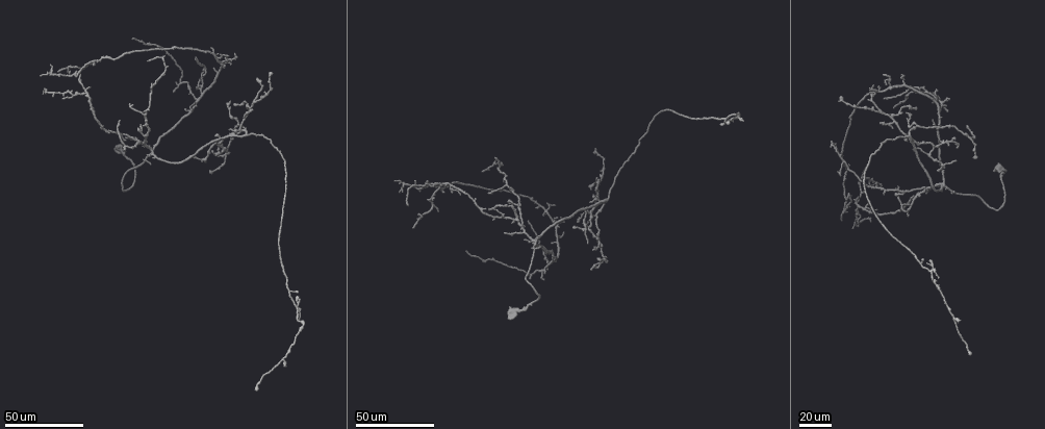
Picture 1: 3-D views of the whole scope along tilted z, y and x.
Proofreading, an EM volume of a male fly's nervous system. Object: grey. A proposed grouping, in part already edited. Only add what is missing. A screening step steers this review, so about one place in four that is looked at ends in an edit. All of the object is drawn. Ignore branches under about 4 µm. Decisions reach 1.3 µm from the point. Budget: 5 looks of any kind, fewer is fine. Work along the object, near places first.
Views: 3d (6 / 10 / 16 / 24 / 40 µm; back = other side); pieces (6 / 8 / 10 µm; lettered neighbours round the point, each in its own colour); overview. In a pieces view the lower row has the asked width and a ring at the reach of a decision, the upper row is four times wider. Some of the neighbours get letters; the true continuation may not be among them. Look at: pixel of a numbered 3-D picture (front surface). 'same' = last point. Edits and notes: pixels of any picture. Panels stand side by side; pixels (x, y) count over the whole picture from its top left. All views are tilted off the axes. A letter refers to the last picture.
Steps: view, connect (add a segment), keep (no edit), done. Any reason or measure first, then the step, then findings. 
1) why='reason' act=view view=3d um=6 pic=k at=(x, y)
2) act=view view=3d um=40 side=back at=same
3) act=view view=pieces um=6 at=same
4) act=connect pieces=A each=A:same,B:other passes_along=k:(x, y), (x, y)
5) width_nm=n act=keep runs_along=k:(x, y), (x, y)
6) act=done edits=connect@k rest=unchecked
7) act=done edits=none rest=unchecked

why='an open end' act=view view=3d um=40 pic=1 at=(529, 278)

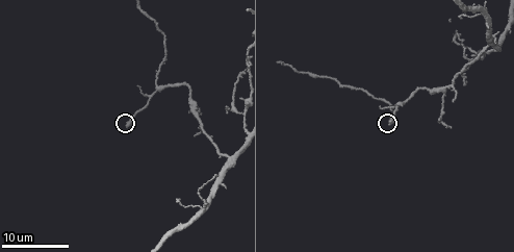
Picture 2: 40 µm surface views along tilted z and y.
act=view view=pieces um=6 pic=2 at=(126, 125)

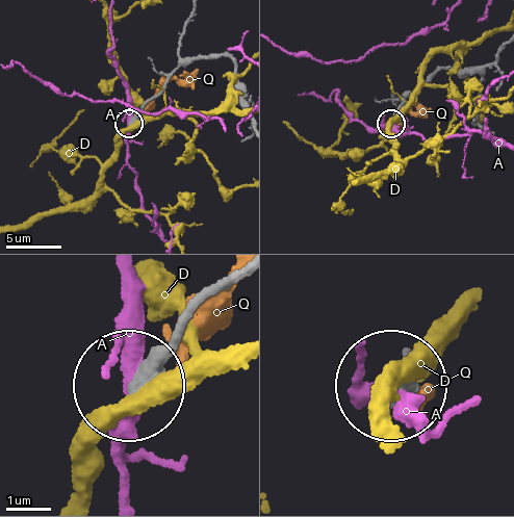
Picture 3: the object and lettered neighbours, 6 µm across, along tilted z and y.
act=keep each=A:other,D:other,Q:other found='no lettered segment goes on from it'

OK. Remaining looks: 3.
why='branch stops here' act=view view=3d um=40 pic=1 at=(596, 177)

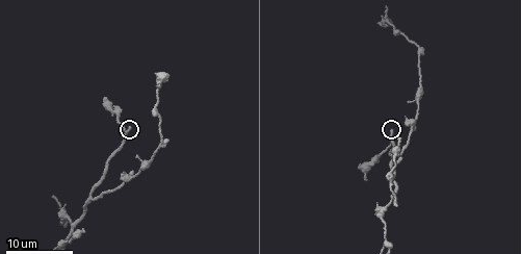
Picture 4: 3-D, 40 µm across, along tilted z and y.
act=view view=pieces um=10 pic=4 at=(389, 132)

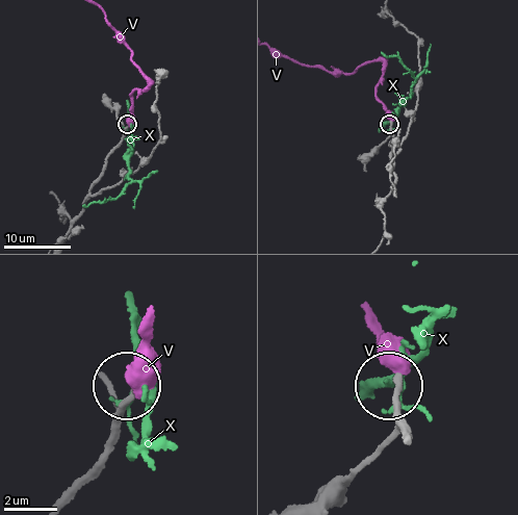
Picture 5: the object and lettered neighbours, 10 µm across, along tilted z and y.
width_nm=250 act=connect pieces=V each=V:same,X:other found='it goes on there'

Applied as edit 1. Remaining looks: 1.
act=done edits=connect@5 rest=unchecked

